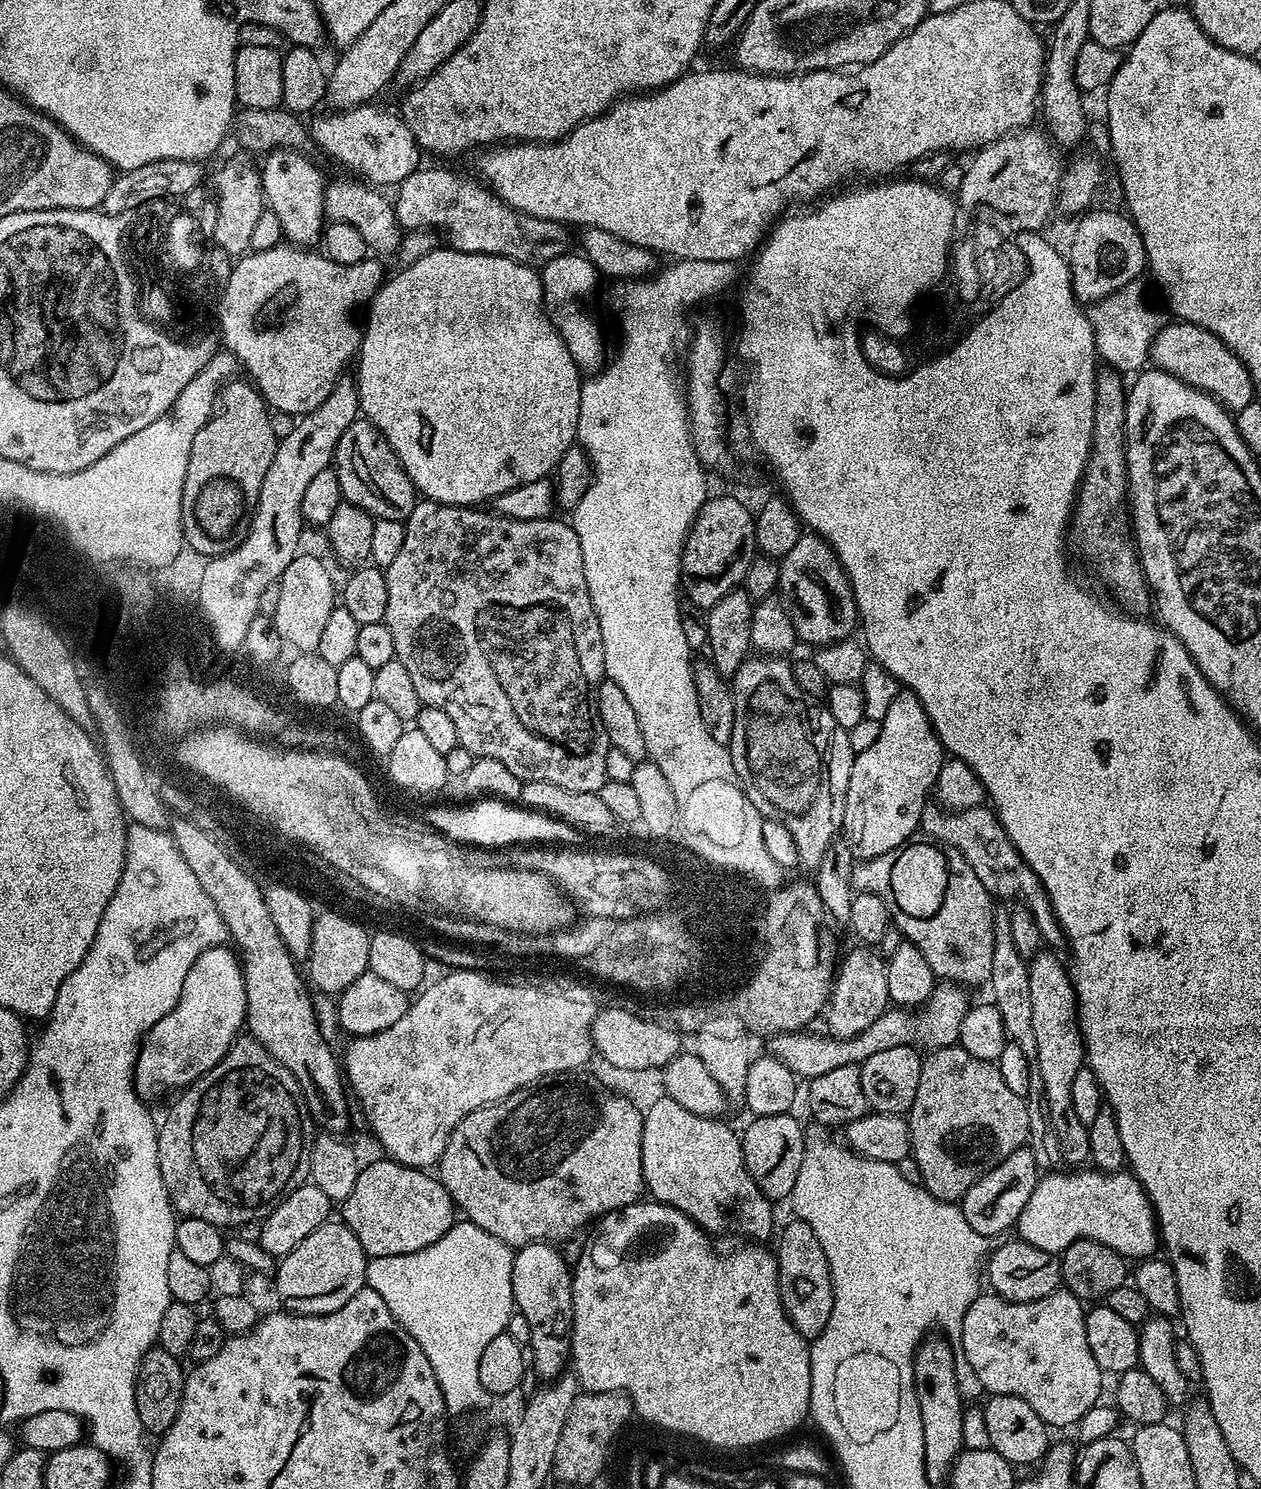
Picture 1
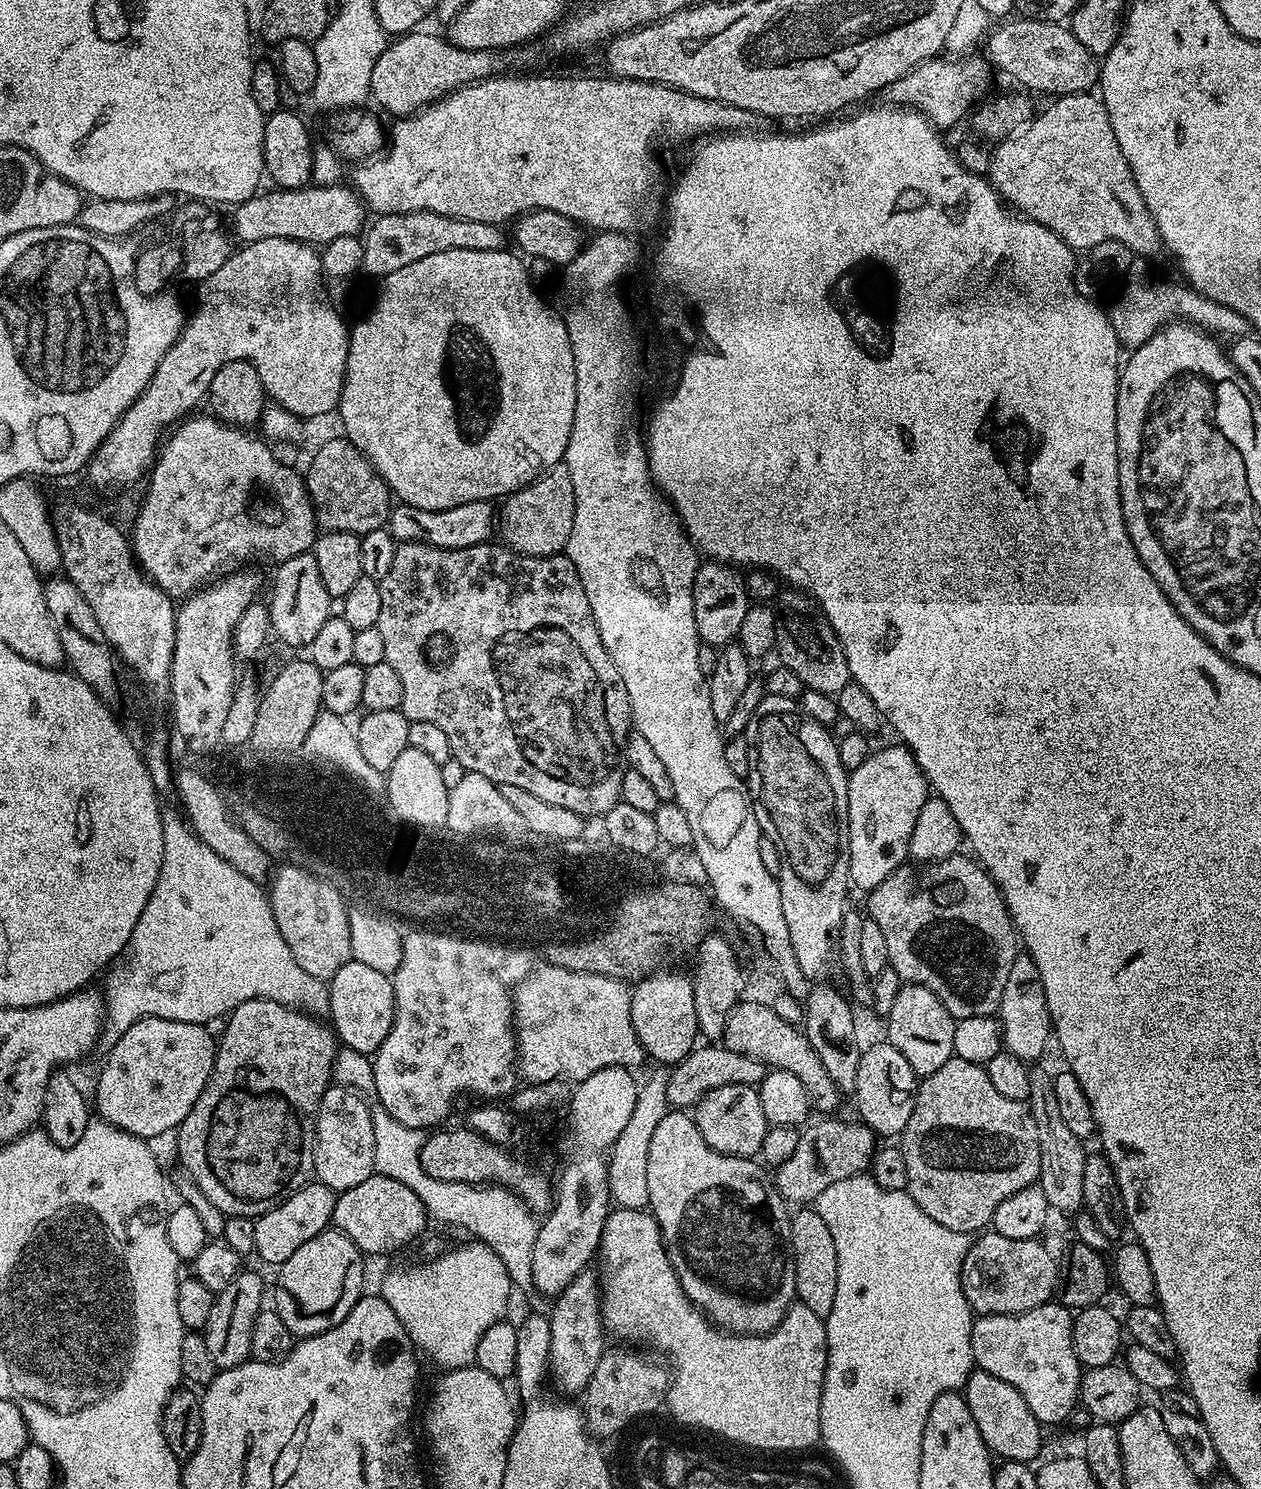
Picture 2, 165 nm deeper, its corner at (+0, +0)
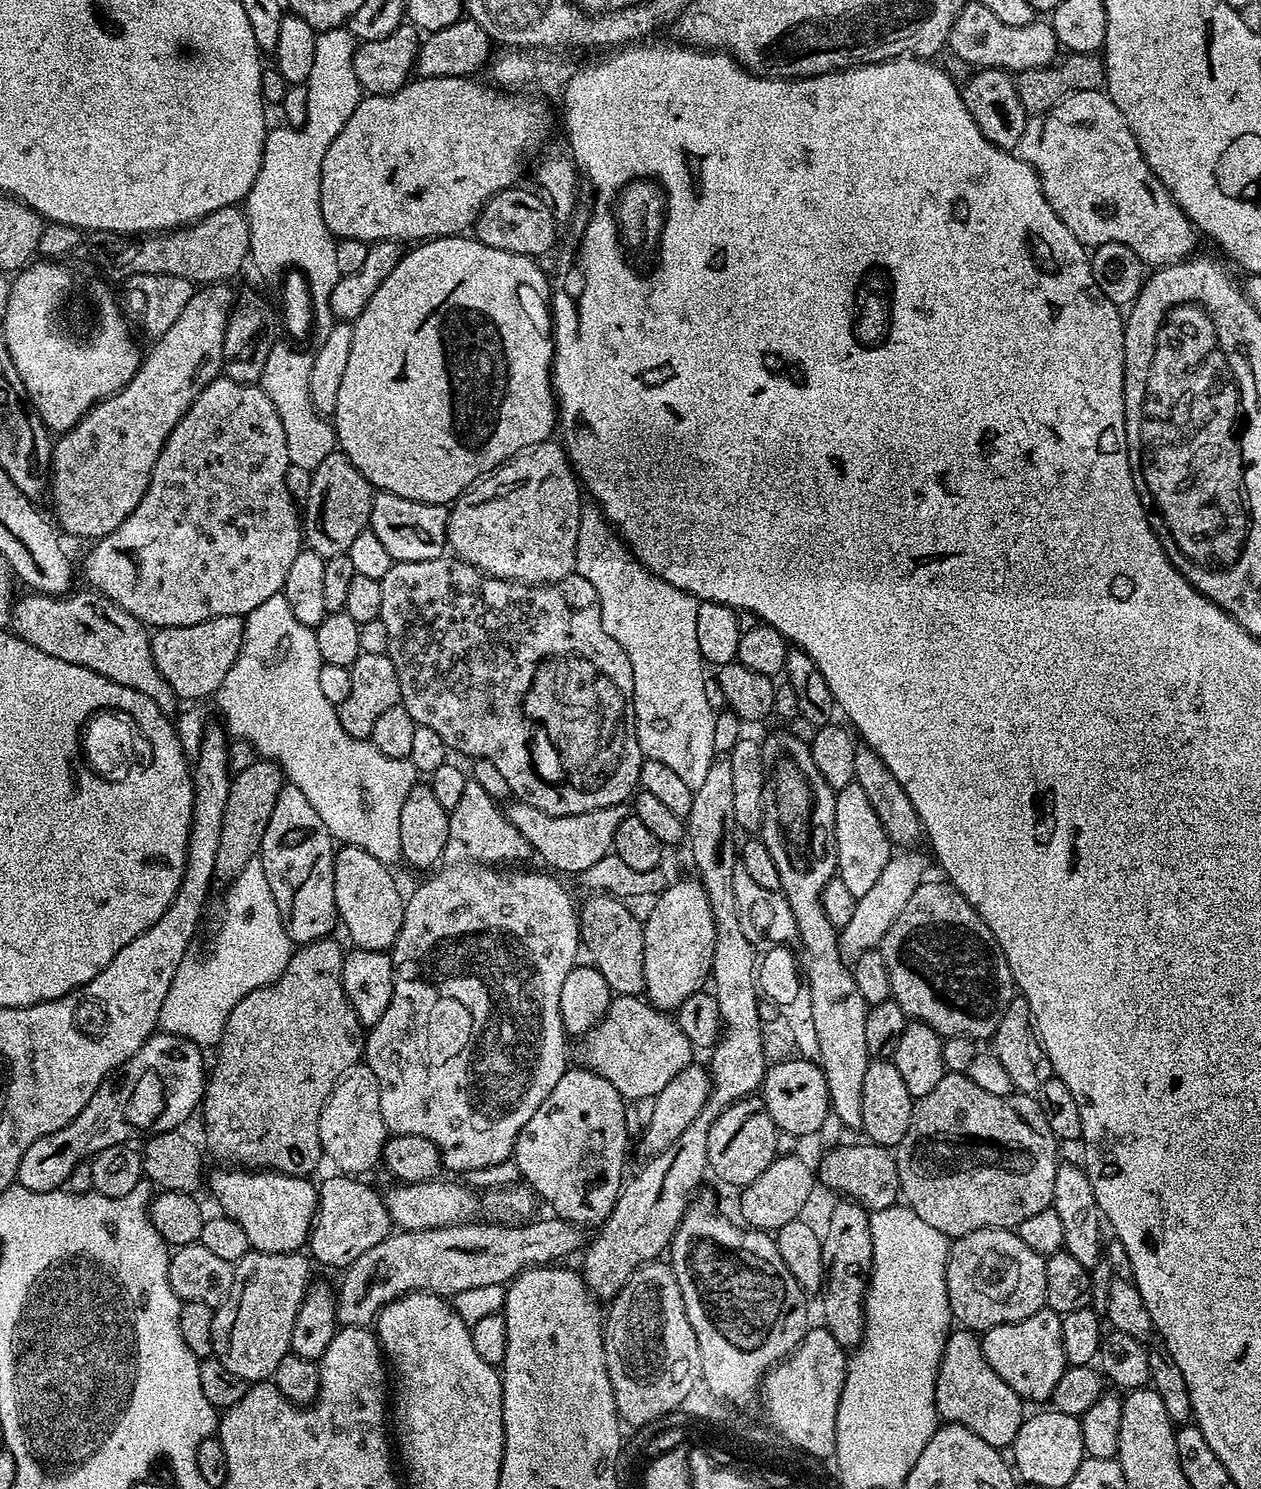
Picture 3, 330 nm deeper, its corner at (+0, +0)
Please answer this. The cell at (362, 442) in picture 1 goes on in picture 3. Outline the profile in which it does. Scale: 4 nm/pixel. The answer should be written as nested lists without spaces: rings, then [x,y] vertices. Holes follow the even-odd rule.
[[[337,450],[331,452],[326,458],[322,458],[322,462],[318,462],[318,466],[312,469],[310,494],[302,501],[303,543],[314,554],[325,558],[345,555],[350,542],[354,542],[354,538],[358,538],[358,534],[362,534],[362,530],[369,527],[368,519],[372,509],[373,495],[374,489],[368,483],[368,479],[352,465],[350,458],[344,455],[343,452]]]

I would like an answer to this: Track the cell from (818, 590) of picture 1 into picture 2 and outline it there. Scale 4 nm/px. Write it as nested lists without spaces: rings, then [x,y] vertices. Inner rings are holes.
[[[784,590],[779,593],[774,652],[775,655],[780,655],[779,663],[794,670],[804,687],[810,690],[822,690],[822,694],[836,696],[842,690],[842,686],[846,686],[852,680],[850,670],[846,666],[846,654],[830,622],[824,617],[823,612],[814,610],[814,601],[806,592]]]

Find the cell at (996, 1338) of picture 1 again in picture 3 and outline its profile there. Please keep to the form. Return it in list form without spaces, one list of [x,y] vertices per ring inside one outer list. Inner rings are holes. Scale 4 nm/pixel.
[[[1042,1307],[1030,1318],[1022,1318],[1018,1322],[1010,1322],[1002,1326],[994,1326],[983,1333],[980,1345],[986,1362],[1025,1402],[1031,1400],[1051,1401],[1054,1386],[1058,1386],[1058,1378],[1062,1378],[1064,1369],[1069,1367],[1068,1359],[1062,1350],[1061,1313],[1050,1307]]]

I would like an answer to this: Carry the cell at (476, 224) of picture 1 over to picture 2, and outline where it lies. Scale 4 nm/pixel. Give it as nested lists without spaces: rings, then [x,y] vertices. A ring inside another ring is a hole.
[[[399,212],[385,216],[377,215],[375,219],[373,224],[371,221],[367,225],[362,236],[364,242],[363,271],[377,278],[394,274],[394,270],[402,270],[402,266],[410,266],[410,262],[430,258],[430,254],[442,254],[442,250],[499,252],[505,247],[506,232],[503,232],[505,229],[486,222],[463,220],[433,212]]]

